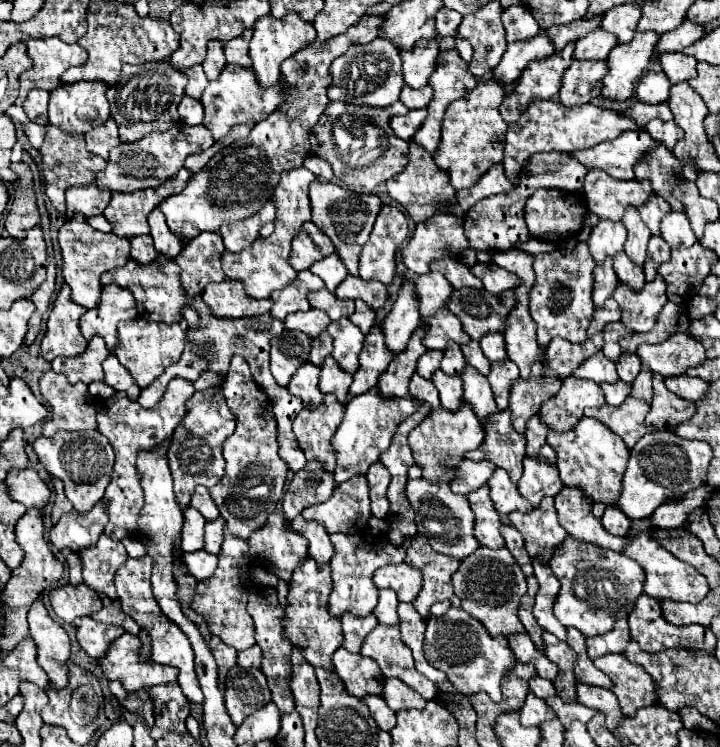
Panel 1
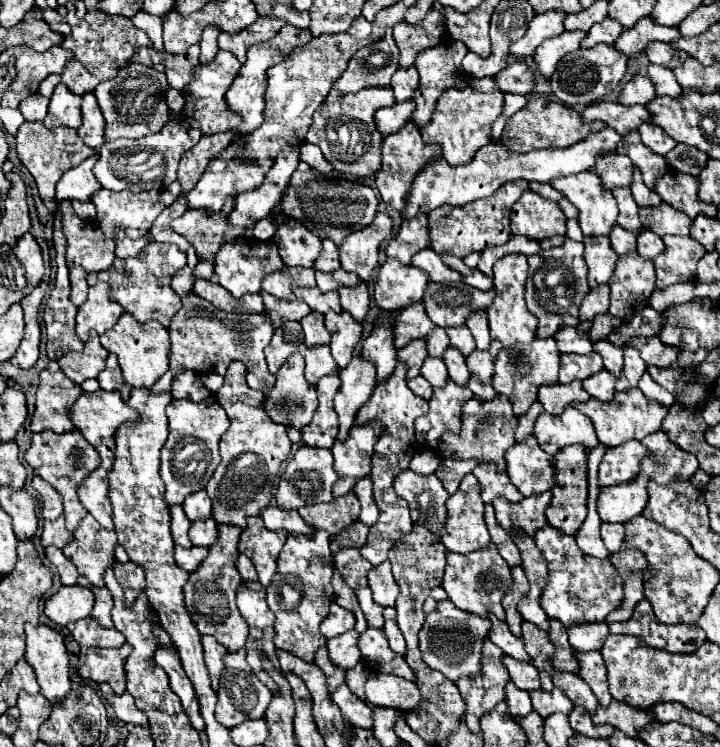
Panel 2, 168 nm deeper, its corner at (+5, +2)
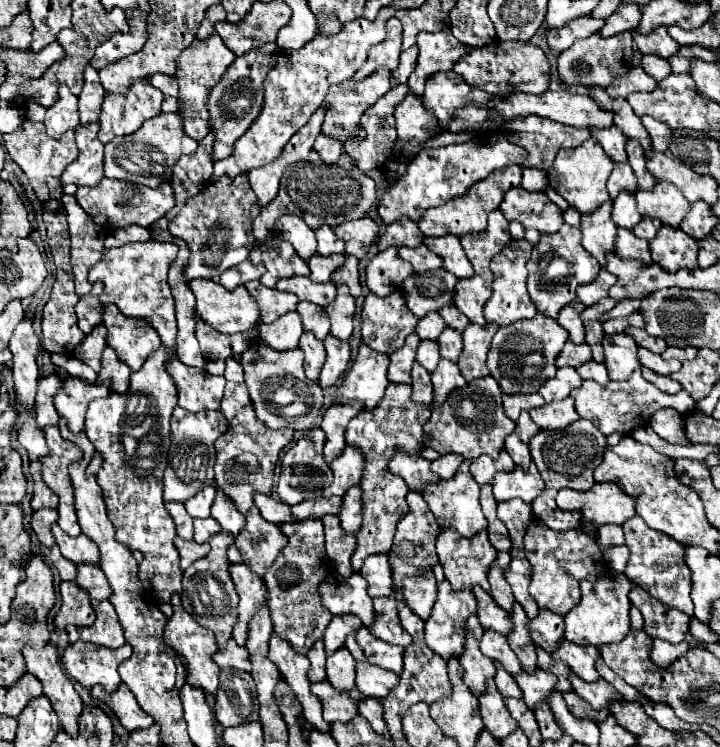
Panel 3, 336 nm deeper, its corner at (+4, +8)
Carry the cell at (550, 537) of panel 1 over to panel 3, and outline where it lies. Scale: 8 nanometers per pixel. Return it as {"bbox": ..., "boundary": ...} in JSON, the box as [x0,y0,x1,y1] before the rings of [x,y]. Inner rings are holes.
{"bbox":[494,463,544,503],"boundary":[[[530,463],[528,471],[516,467],[510,473],[496,473],[494,481],[494,497],[496,501],[508,501],[510,497],[520,497],[522,501],[532,503],[544,491],[544,481],[534,463]]]}

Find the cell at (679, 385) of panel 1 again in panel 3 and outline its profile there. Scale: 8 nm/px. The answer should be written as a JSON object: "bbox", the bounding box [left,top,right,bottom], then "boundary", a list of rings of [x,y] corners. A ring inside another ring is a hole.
{"bbox":[638,349,682,375],"boundary":[[[638,349],[638,361],[640,361],[642,367],[648,367],[648,369],[652,369],[652,371],[658,373],[658,375],[672,375],[672,373],[676,373],[676,369],[680,369],[680,365],[682,365],[682,363],[676,361],[676,359],[666,361],[666,359],[662,359],[660,355],[656,355],[656,353],[648,351],[648,349]]]}

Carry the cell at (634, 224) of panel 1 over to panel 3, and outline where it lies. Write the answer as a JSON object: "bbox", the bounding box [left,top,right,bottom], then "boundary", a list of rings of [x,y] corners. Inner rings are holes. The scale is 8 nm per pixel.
{"bbox":[608,163,636,199],"boundary":[[[614,163],[614,171],[608,179],[608,193],[612,199],[620,193],[620,189],[636,191],[636,177],[628,163]]]}

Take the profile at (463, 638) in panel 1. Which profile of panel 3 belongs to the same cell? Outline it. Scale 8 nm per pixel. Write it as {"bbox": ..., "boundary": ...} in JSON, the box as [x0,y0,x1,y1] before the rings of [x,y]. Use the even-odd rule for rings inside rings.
{"bbox":[426,579,476,659],"boundary":[[[446,579],[442,583],[438,583],[438,599],[436,599],[436,605],[434,605],[430,619],[426,621],[426,643],[428,643],[428,647],[432,651],[440,653],[444,659],[448,659],[452,653],[460,655],[460,649],[464,645],[462,621],[466,621],[466,617],[470,617],[474,613],[476,613],[476,597],[470,589],[452,589]]]}

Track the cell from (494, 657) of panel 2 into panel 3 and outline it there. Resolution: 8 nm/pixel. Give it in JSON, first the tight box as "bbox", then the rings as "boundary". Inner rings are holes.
{"bbox":[458,615,494,697],"boundary":[[[470,615],[466,619],[466,643],[458,661],[464,667],[464,683],[476,697],[480,697],[480,693],[486,689],[486,679],[490,679],[494,673],[494,661],[484,657],[478,649],[484,629],[476,619],[476,615]]]}

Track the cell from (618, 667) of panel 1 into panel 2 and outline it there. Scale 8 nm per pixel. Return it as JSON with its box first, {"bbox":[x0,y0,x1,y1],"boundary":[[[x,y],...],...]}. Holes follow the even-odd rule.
{"bbox":[575,651,613,707],"boundary":[[[587,651],[587,653],[575,653],[577,661],[579,661],[579,677],[587,681],[587,685],[593,689],[593,693],[597,695],[601,707],[607,707],[613,697],[609,693],[609,683],[607,683],[607,667],[605,661],[601,657],[599,651]]]}

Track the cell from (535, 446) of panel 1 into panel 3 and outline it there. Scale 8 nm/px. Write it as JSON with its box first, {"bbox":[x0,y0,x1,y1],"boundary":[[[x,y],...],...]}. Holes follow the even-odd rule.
{"bbox":[502,393,544,421],"boundary":[[[514,393],[514,395],[502,395],[504,411],[506,415],[516,421],[520,411],[530,411],[532,407],[544,405],[544,399],[538,393]]]}

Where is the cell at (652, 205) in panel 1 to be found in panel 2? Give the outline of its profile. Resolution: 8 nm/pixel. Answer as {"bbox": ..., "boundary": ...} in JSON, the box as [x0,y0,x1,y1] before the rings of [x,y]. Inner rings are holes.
{"bbox":[631,169,663,207],"boundary":[[[635,169],[635,179],[633,179],[633,185],[631,185],[631,191],[633,191],[633,199],[639,207],[657,207],[657,205],[663,203],[663,199],[655,191],[647,189],[639,169]]]}

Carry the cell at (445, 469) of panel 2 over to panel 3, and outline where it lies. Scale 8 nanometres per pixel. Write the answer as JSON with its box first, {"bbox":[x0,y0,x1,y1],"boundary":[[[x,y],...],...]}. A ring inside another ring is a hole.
{"bbox":[430,455,464,479],"boundary":[[[440,455],[438,459],[432,461],[430,469],[440,477],[440,479],[448,479],[452,477],[452,473],[456,473],[456,469],[460,467],[464,459],[462,457],[456,457],[456,455]]]}

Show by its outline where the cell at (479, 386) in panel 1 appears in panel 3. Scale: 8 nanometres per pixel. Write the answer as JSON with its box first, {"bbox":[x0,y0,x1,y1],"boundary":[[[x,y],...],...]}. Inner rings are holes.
{"bbox":[438,327,462,361],"boundary":[[[446,327],[438,337],[438,345],[440,345],[440,355],[444,359],[458,361],[460,353],[462,353],[462,333]]]}

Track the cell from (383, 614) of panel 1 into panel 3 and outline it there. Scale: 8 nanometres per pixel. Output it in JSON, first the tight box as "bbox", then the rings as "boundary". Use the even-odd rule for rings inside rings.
{"bbox":[318,573,374,625],"boundary":[[[330,573],[318,585],[318,593],[320,593],[322,605],[332,615],[352,613],[360,617],[364,625],[370,625],[374,617],[374,609],[366,587],[368,585],[364,585],[364,577],[360,577],[360,573],[352,573],[348,579],[340,577],[338,573]]]}

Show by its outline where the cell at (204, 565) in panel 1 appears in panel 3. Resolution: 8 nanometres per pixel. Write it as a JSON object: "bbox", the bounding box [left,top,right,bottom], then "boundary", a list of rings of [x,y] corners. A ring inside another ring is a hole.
{"bbox":[174,537,210,571],"boundary":[[[180,537],[174,539],[174,545],[176,545],[176,549],[178,549],[178,553],[180,553],[180,559],[182,559],[182,561],[180,561],[182,571],[186,571],[194,561],[206,557],[208,551],[210,551],[210,543],[198,545],[196,541],[184,541],[184,539],[180,539]]]}

